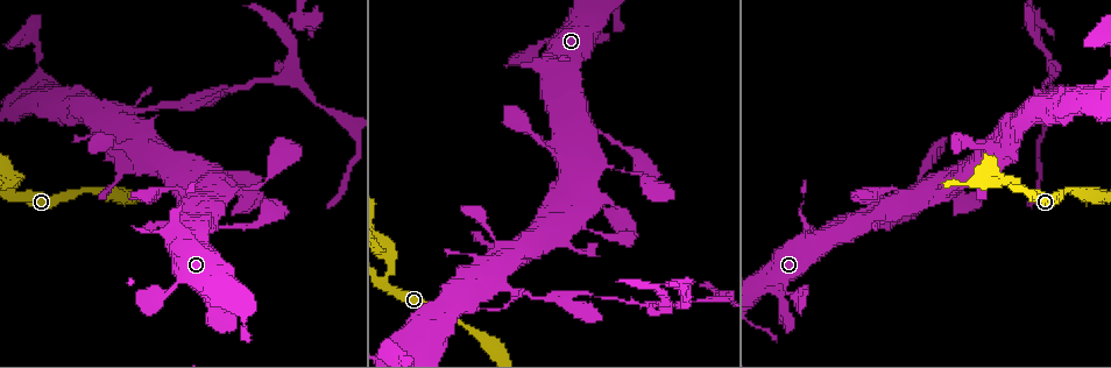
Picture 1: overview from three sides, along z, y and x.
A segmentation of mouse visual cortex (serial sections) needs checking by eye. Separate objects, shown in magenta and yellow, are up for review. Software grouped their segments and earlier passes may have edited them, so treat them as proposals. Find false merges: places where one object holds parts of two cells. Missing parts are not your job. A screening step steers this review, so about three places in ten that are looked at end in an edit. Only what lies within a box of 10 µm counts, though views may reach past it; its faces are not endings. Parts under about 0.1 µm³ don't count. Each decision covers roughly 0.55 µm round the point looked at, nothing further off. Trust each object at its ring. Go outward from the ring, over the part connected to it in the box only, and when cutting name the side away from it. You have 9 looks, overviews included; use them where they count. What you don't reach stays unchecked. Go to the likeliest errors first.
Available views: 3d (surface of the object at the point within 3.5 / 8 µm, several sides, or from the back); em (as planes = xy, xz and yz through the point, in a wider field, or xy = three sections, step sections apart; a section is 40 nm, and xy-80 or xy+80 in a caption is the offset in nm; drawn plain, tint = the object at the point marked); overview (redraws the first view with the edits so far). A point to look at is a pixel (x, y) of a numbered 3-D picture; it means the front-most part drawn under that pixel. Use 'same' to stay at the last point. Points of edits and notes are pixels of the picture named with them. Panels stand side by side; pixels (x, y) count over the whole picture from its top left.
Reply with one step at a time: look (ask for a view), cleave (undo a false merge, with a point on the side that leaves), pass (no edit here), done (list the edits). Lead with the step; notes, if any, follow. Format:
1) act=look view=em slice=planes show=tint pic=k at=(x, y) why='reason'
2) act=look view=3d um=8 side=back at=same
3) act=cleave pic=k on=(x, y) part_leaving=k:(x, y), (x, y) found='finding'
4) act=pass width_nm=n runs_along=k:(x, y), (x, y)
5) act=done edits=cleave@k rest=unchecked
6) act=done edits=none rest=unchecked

act=look view=3d um=3.5 pic=1 at=(1011, 180)

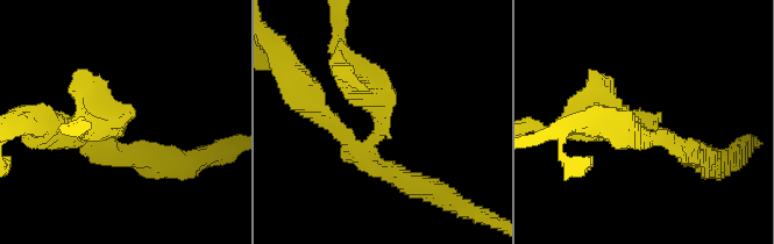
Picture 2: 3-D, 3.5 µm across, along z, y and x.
act=look view=em slice=xy step=1 show=plain pic=2 at=(377, 120) arms=3 arm_widths_nm=250,300,350

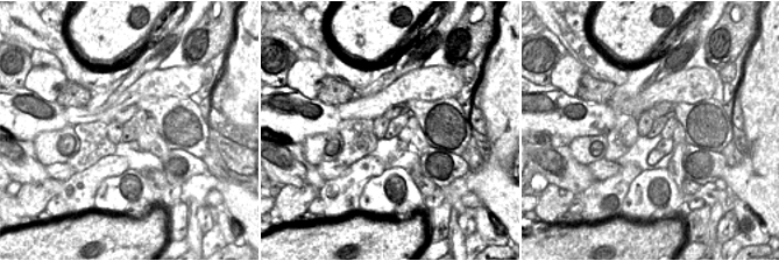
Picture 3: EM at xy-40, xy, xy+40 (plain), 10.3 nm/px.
act=look view=em slice=xy step=1 show=tint at=same

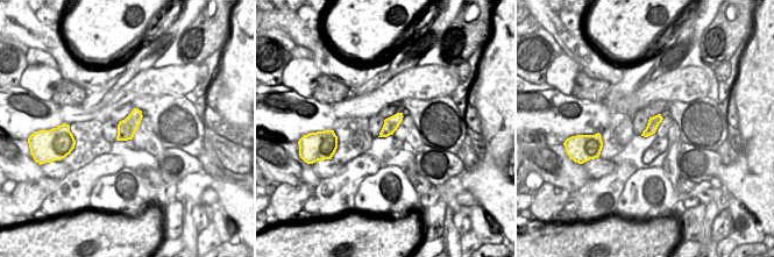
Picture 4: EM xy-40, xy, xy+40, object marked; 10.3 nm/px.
act=cleave pic=2 on=(378, 102) part_leaving=2:(376, 135), (376, 97), (336, 36) found='a second cell is stuck on'

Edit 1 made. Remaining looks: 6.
act=look view=overview

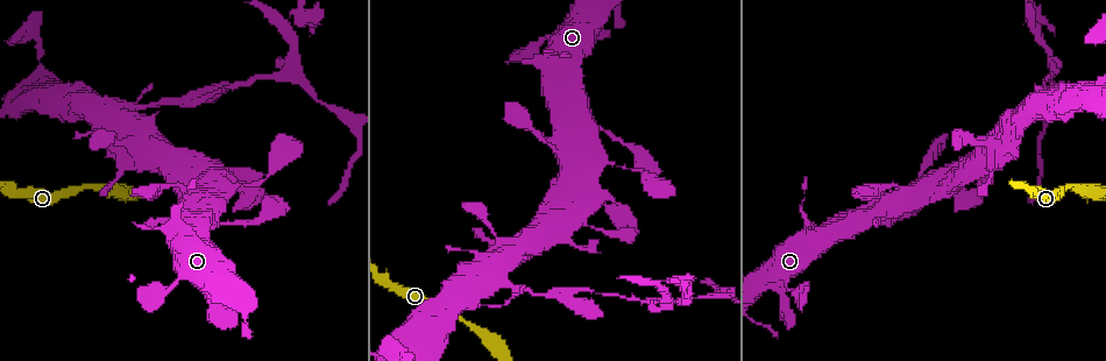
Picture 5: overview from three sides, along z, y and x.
act=look view=3d um=8 pic=5 at=(220, 192) why='sudden change in width'

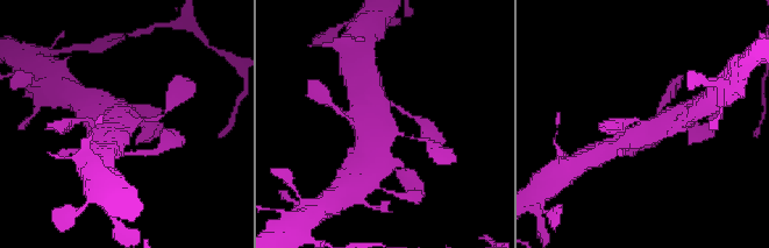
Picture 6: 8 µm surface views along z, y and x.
act=look view=em slice=planes show=tint at=same why='now the EM'

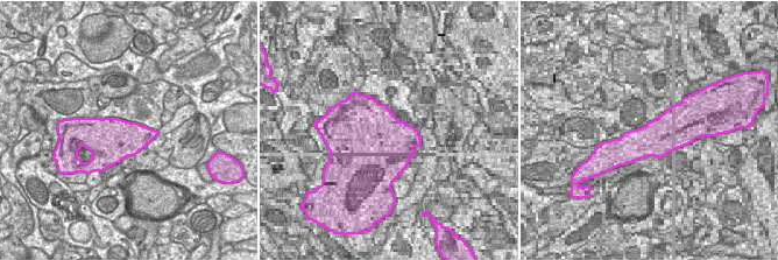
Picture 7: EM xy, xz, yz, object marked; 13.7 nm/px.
act=pass runs_along=6:(621, 141), (633, 134), (682, 118) found='all the same cell'

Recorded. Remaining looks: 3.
act=look view=em slice=xy step=3 show=tint pic=5 at=(492, 274) why='small branch off a trunk'

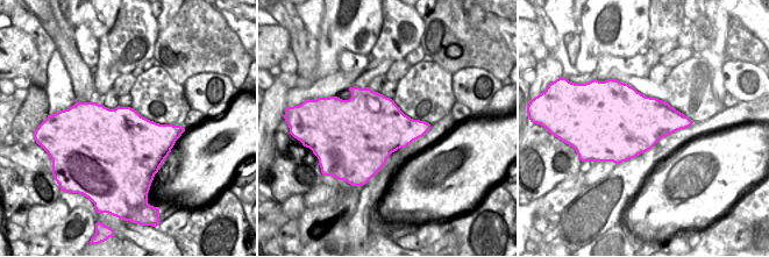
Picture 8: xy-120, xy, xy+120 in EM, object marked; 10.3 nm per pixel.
act=look view=3d um=3.5 at=same why='wider look'

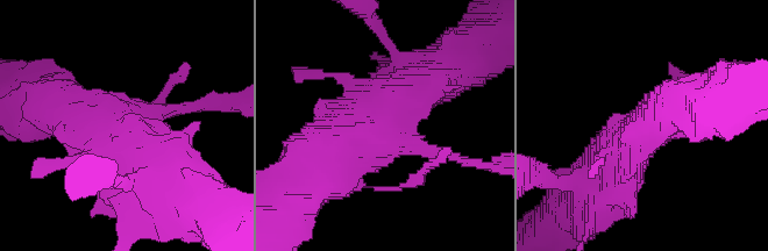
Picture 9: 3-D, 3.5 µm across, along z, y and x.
act=pass runs_along=9:(175, 193), (68, 107) found='one cell here'

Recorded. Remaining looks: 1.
act=done edits=cleave@2 rest=unchecked

